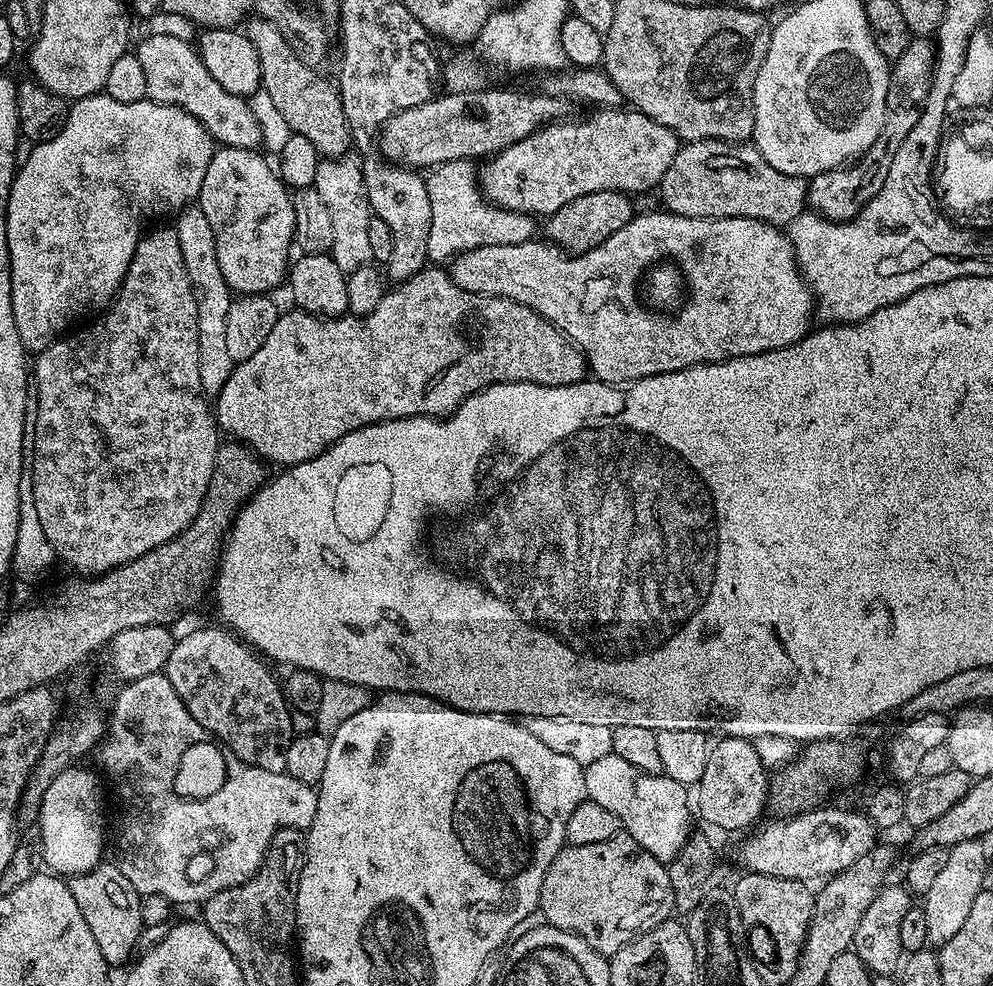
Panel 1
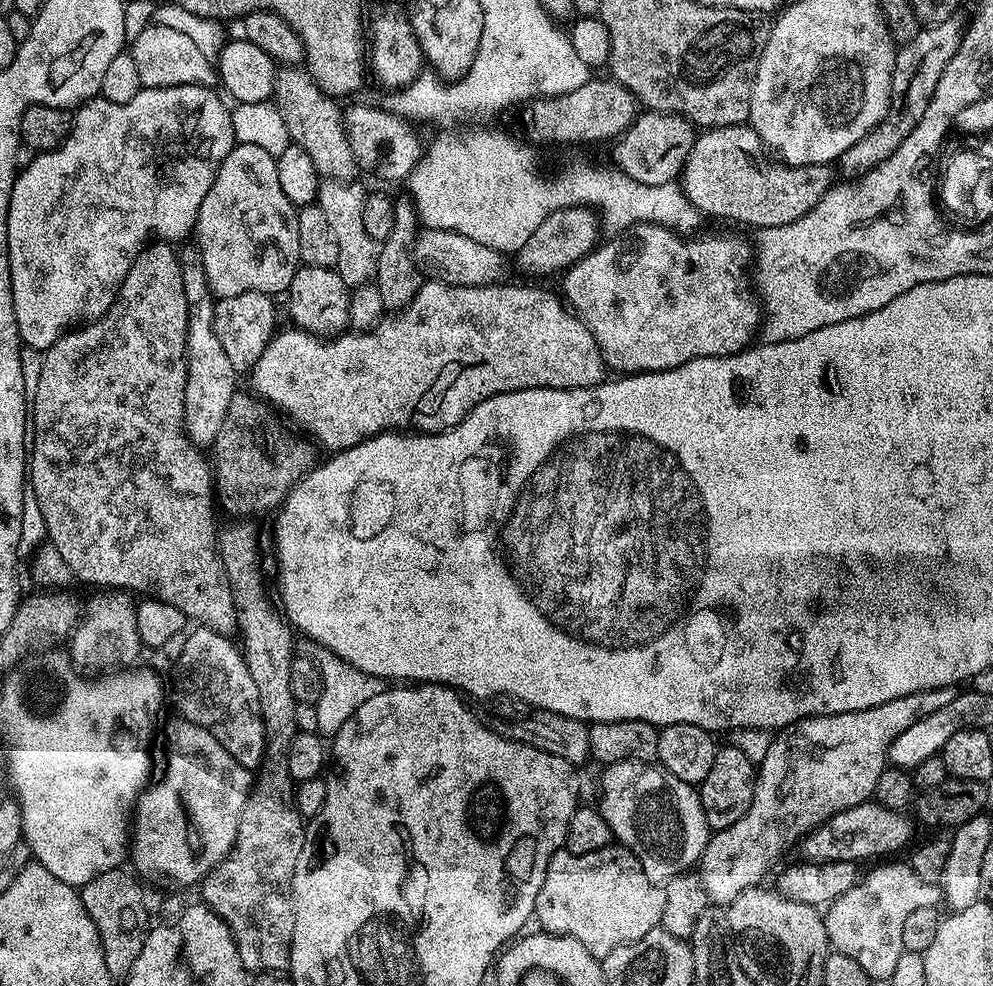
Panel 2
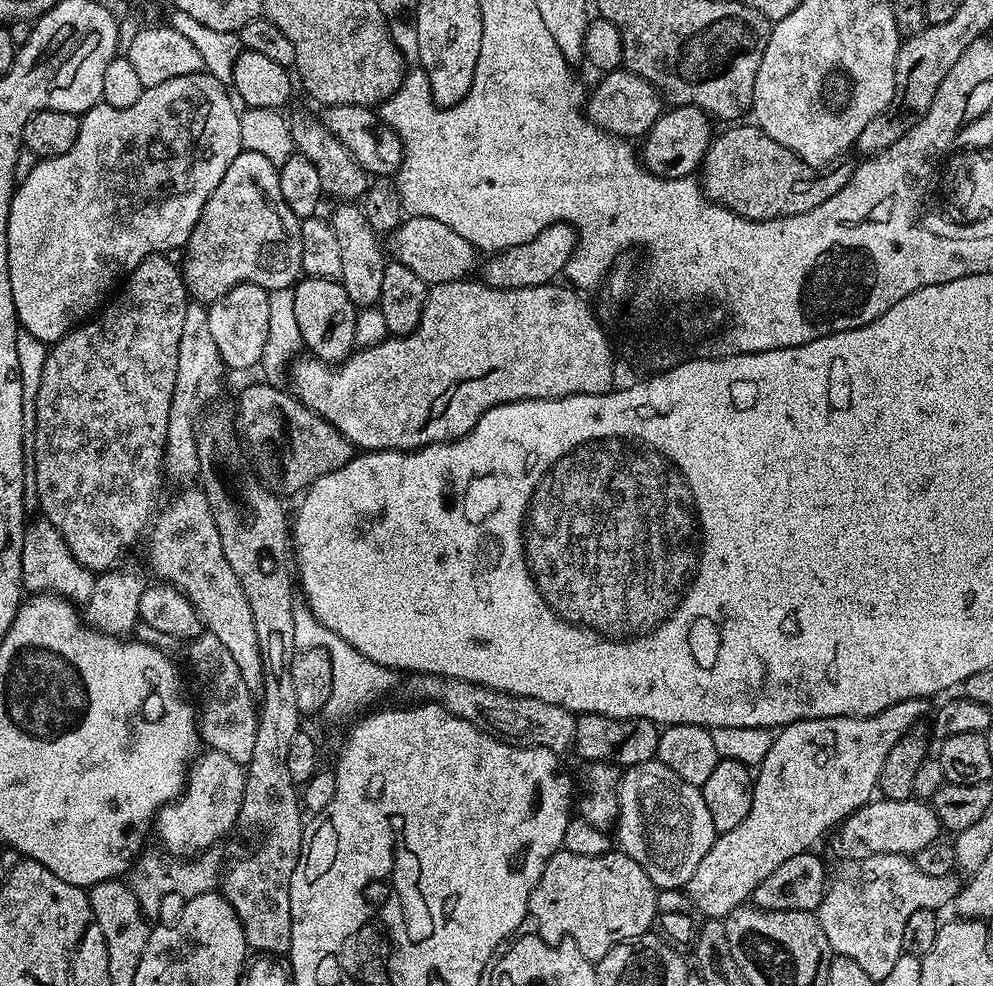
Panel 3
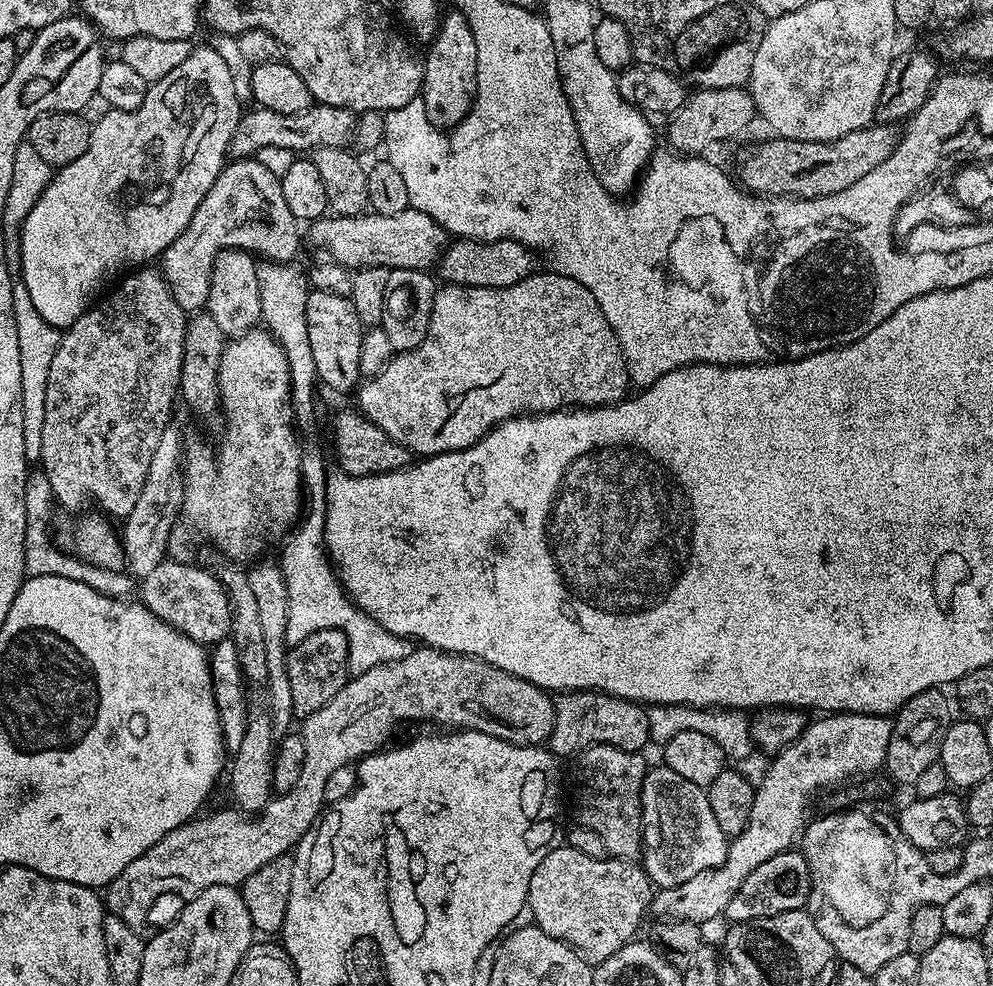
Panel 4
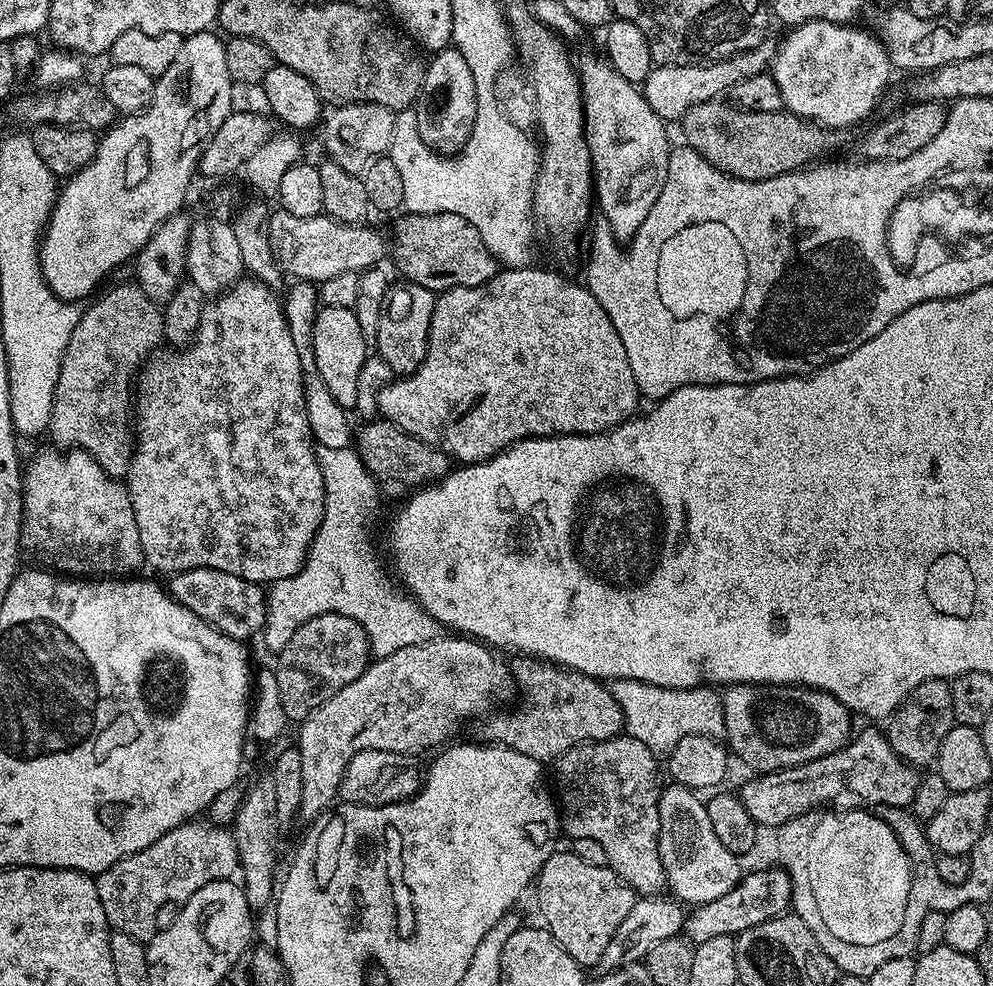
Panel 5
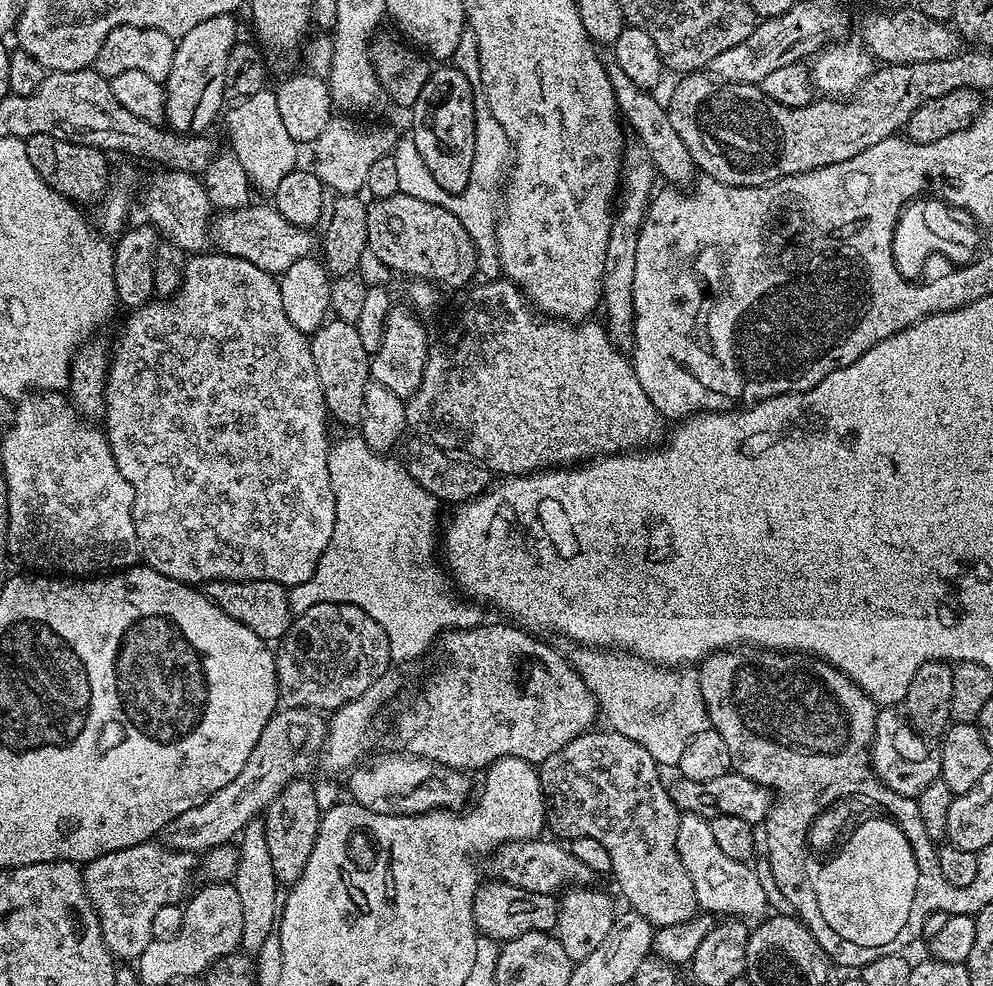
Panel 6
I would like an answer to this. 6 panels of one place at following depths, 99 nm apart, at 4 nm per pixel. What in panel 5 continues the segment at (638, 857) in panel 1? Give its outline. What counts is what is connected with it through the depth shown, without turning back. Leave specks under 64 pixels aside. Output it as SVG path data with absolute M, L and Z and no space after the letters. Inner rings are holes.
M557 850L542 865L534 881L536 900L544 915L543 927L581 966L599 965L610 938L622 926L626 914L630 914L638 896L620 875L607 866L590 866L582 862L571 850Z

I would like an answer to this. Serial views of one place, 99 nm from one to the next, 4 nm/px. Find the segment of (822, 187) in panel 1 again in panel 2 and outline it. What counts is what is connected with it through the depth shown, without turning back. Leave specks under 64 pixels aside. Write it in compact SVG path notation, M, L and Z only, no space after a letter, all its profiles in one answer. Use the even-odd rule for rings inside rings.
M955 15L946 22L921 27L918 38L897 51L892 71L892 101L888 103L888 112L876 131L868 132L861 140L854 142L850 150L840 155L838 176L841 181L855 182L861 176L870 174L870 170L882 166L882 162L886 162L886 158L890 158L890 154L894 154L894 150L898 150L898 146L910 138L910 130L922 122L922 114L926 114L926 106L930 106L930 98L934 98L934 90L938 90L938 78L942 78L942 70L946 70L946 66L950 66L950 58L958 54L962 35L960 19L959 15Z

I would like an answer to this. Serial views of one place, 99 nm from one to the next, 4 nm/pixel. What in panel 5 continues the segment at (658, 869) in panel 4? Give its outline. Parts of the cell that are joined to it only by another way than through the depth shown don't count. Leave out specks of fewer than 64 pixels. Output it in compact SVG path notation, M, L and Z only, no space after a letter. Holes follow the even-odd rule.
M679 786L665 787L660 794L658 802L658 854L662 858L664 867L664 878L667 887L672 888L671 895L675 899L688 906L714 902L714 898L722 898L722 894L730 894L734 886L742 879L740 872L741 861L722 842L718 842L718 837L714 835L714 830L710 830L710 814L708 805L703 799L699 800L697 793L691 788L681 788Z

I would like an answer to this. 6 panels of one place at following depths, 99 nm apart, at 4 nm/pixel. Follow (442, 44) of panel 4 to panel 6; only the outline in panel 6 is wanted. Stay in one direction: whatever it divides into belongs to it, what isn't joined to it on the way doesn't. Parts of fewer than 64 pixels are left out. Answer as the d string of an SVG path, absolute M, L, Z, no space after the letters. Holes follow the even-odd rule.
M440 66L429 71L422 94L410 105L410 135L426 170L434 174L434 182L447 192L464 192L470 182L476 149L476 103L472 84L460 68Z

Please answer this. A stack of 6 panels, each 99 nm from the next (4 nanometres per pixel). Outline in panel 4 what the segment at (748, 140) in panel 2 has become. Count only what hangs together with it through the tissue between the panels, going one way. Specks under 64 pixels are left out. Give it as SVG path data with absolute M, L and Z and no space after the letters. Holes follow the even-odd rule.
M873 122L867 128L859 128L837 140L826 142L806 142L805 140L785 140L771 138L748 148L740 160L739 183L747 191L762 196L795 196L802 200L809 200L815 196L829 196L838 194L838 190L846 190L846 186L854 186L858 178L863 178L874 170L874 166L882 166L892 158L900 147L902 132L897 125Z

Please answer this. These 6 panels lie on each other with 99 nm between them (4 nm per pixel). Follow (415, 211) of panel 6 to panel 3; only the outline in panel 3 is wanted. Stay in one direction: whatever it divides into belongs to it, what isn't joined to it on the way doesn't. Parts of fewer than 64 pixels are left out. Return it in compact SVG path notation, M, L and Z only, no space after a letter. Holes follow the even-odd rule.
M551 224L546 226L546 230L542 230L533 240L524 240L518 246L510 246L502 249L501 252L493 252L487 257L488 260L479 265L479 279L483 283L489 284L491 288L529 288L530 286L542 286L543 284L553 283L557 279L556 276L565 271L570 262L570 258L576 249L576 229L571 224Z

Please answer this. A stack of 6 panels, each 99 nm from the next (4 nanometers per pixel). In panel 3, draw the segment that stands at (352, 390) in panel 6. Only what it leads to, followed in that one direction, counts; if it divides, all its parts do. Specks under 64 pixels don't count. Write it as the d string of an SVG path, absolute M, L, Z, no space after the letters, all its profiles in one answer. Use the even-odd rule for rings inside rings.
M304 276L292 288L294 294L295 319L301 331L303 347L309 348L315 359L325 364L341 364L347 356L351 356L356 343L354 342L354 322L358 311L354 302L346 294L343 284L338 280Z

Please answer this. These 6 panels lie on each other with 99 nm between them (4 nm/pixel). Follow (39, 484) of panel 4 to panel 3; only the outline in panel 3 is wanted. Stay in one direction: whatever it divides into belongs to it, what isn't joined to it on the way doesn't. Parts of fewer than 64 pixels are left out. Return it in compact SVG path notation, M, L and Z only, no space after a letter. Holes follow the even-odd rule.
M37 518L25 525L22 548L23 589L30 594L50 592L61 595L75 604L85 604L94 593L97 575L78 562L49 520Z

